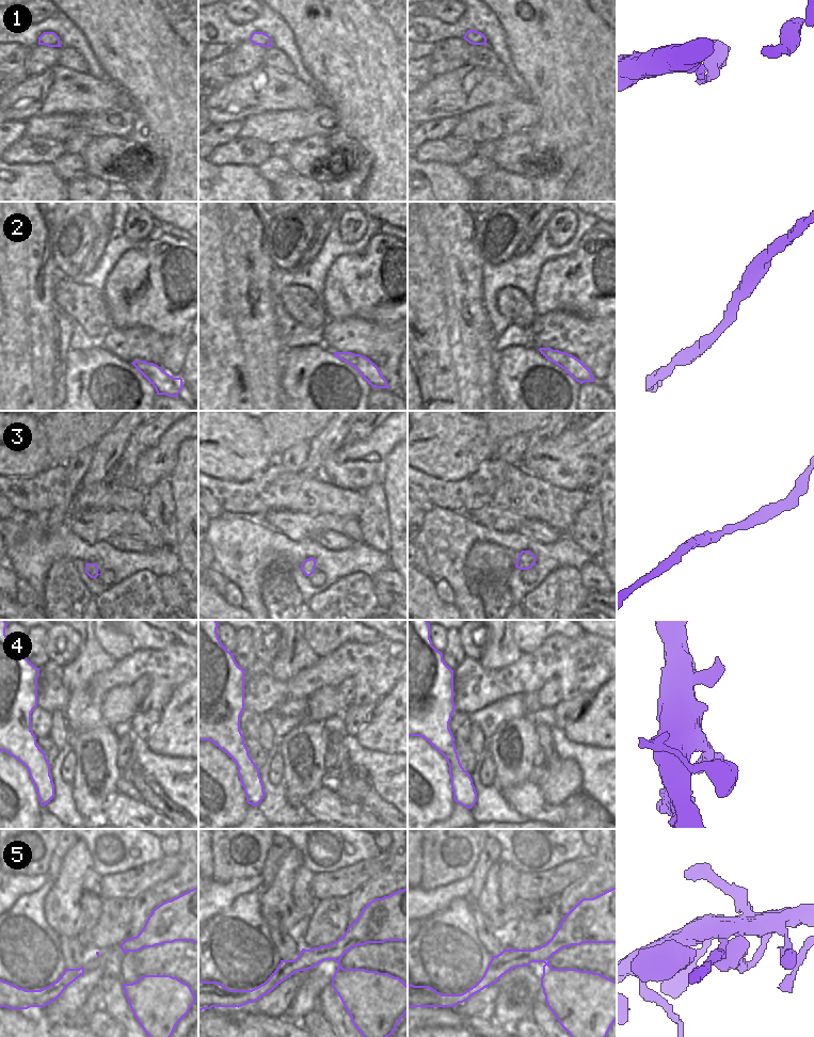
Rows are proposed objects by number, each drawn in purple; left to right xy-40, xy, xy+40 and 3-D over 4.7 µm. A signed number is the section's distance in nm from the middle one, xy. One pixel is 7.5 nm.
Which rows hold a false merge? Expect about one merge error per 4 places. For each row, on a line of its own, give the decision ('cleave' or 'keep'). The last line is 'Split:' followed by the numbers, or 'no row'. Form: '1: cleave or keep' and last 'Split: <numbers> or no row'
1: keep
2: keep
3: keep
4: keep
5: keep
Split: no row

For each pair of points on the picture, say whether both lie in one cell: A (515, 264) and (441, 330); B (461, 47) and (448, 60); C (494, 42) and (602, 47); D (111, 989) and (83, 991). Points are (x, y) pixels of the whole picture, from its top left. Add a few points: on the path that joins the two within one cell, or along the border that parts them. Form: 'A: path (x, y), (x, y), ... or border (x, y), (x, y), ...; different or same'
A: border (483, 267), (483, 305), (489, 317); different
B: path (458, 50), (451, 57); same
C: border (498, 18), (505, 35), (505, 43), (514, 66); different
D: border (104, 975), (99, 982); different

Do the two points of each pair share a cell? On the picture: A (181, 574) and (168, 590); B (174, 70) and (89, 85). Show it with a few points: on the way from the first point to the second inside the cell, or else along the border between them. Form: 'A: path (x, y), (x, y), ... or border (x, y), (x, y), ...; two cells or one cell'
A: border (172, 576), (176, 587), (187, 599); two cells
B: border (107, 78), (128, 98); two cells

